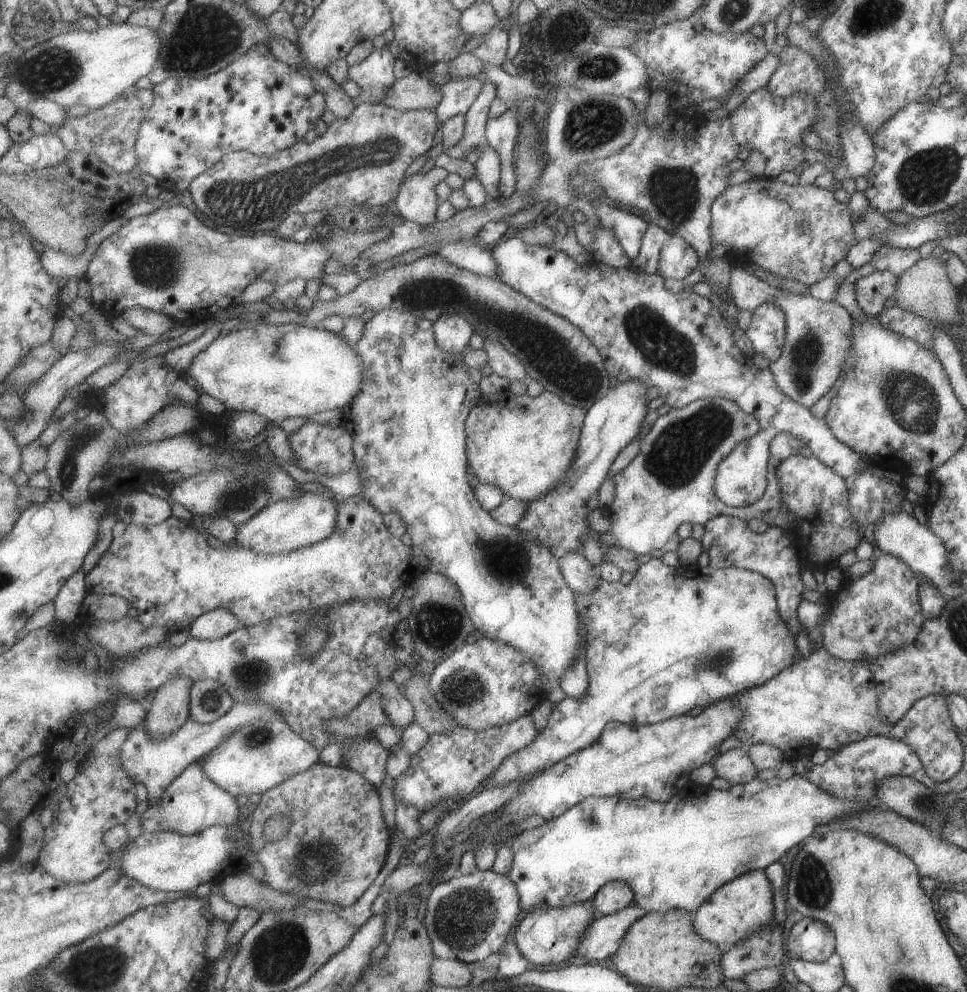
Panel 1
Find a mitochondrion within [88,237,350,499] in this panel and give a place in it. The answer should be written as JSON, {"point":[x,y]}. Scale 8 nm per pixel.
{"point":[155,266]}

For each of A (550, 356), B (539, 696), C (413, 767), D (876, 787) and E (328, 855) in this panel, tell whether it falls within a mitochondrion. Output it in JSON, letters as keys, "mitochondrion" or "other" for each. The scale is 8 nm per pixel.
{"A":"mitochondrion","B":"other","C":"other","D":"other","E":"mitochondrion"}

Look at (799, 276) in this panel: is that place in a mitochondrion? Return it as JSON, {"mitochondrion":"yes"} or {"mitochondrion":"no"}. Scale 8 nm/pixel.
{"mitochondrion":"no"}

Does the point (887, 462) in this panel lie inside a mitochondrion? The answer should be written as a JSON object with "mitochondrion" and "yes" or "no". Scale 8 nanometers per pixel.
{"mitochondrion":"no"}

